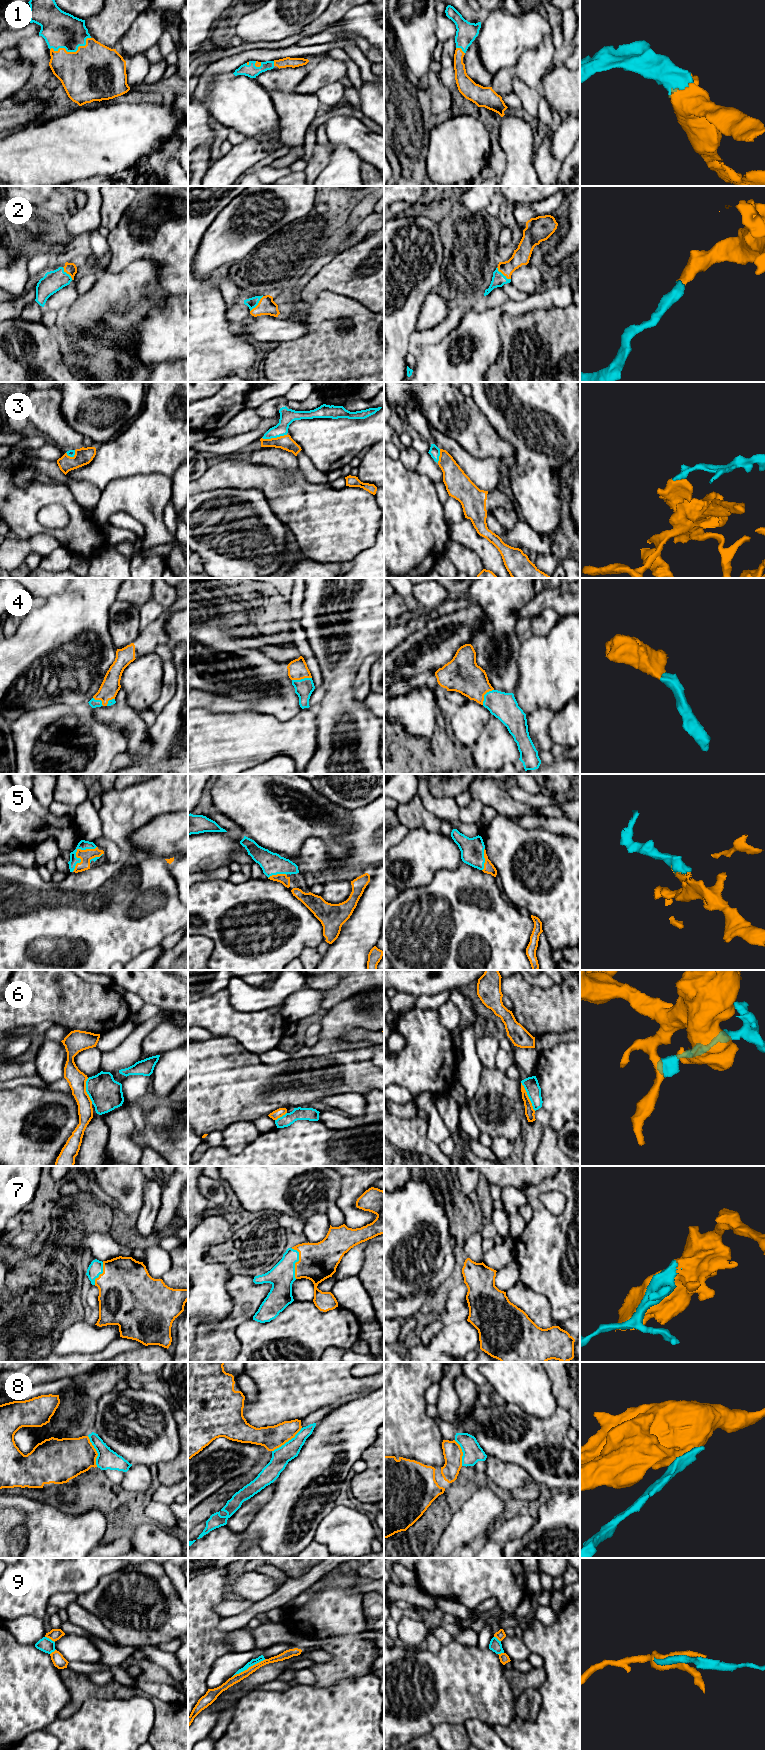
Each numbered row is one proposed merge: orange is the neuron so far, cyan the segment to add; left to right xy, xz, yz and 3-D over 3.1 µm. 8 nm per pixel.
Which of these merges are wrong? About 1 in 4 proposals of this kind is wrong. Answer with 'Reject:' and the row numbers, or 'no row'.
Reject: 6, 8

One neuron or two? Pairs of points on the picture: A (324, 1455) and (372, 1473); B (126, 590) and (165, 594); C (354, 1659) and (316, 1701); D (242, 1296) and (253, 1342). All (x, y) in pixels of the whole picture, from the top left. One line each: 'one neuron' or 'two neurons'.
A: two neurons
B: one neuron
C: two neurons
D: two neurons

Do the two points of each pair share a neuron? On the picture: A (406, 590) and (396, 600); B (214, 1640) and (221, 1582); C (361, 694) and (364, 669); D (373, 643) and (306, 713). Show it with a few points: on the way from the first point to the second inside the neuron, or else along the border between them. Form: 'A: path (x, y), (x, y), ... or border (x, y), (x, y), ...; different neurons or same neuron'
A: border (395, 592), (401, 595), (411, 594); different neurons
B: path (207, 1626), (207, 1596); same neuron
C: path (361, 688), (363, 675); same neuron
D: border (315, 709), (318, 732); different neurons

